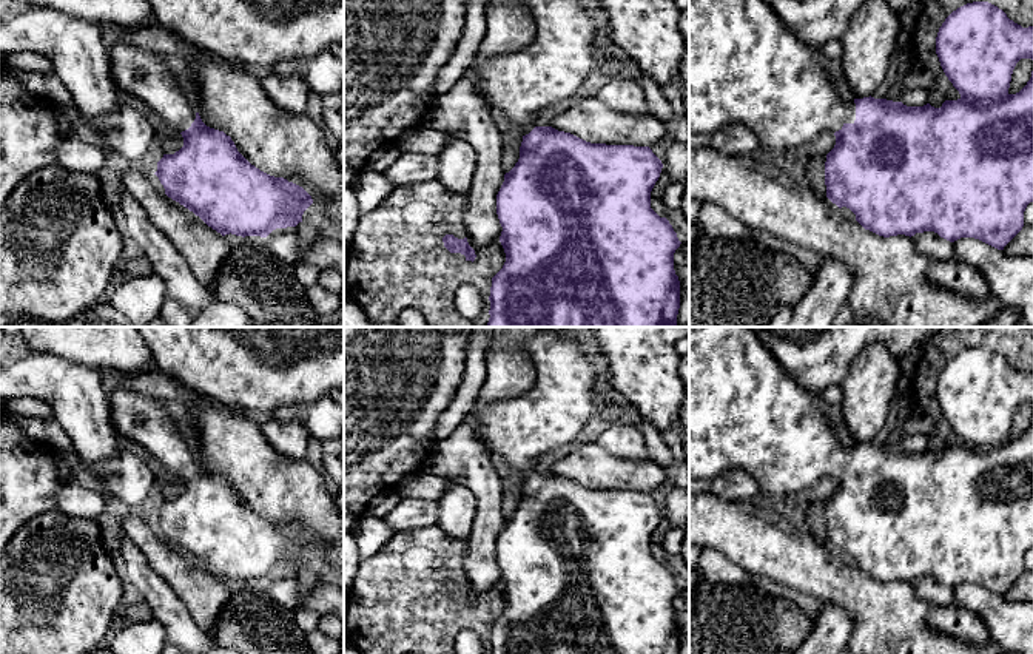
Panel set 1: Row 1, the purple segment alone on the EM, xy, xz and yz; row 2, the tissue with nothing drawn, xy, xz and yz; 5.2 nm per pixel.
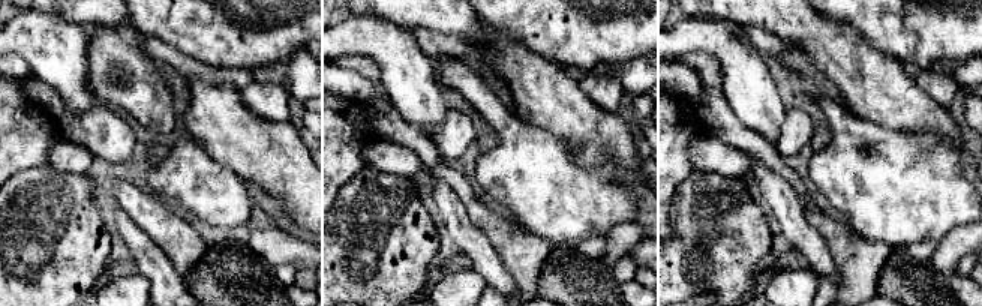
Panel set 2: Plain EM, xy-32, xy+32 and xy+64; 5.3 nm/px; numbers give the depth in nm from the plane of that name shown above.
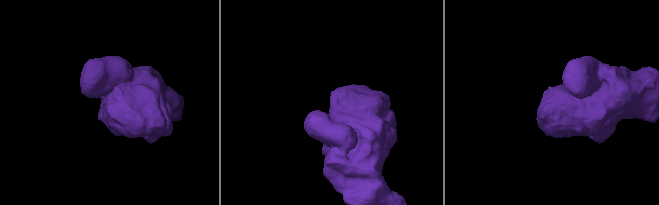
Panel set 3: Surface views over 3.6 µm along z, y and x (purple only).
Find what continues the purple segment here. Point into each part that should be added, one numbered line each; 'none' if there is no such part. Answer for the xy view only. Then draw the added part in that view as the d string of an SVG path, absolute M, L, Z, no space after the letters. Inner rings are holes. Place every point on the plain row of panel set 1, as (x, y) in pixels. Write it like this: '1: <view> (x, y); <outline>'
1: xy (141, 418); M119 381L106 398L111 424L122 443L139 444L167 475L182 478L191 472L196 457L160 399L133 390L125 381Z

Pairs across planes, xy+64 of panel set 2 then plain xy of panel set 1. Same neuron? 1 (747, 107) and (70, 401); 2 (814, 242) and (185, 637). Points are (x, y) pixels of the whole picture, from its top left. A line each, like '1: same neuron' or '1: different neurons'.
1: same neuron
2: same neuron

